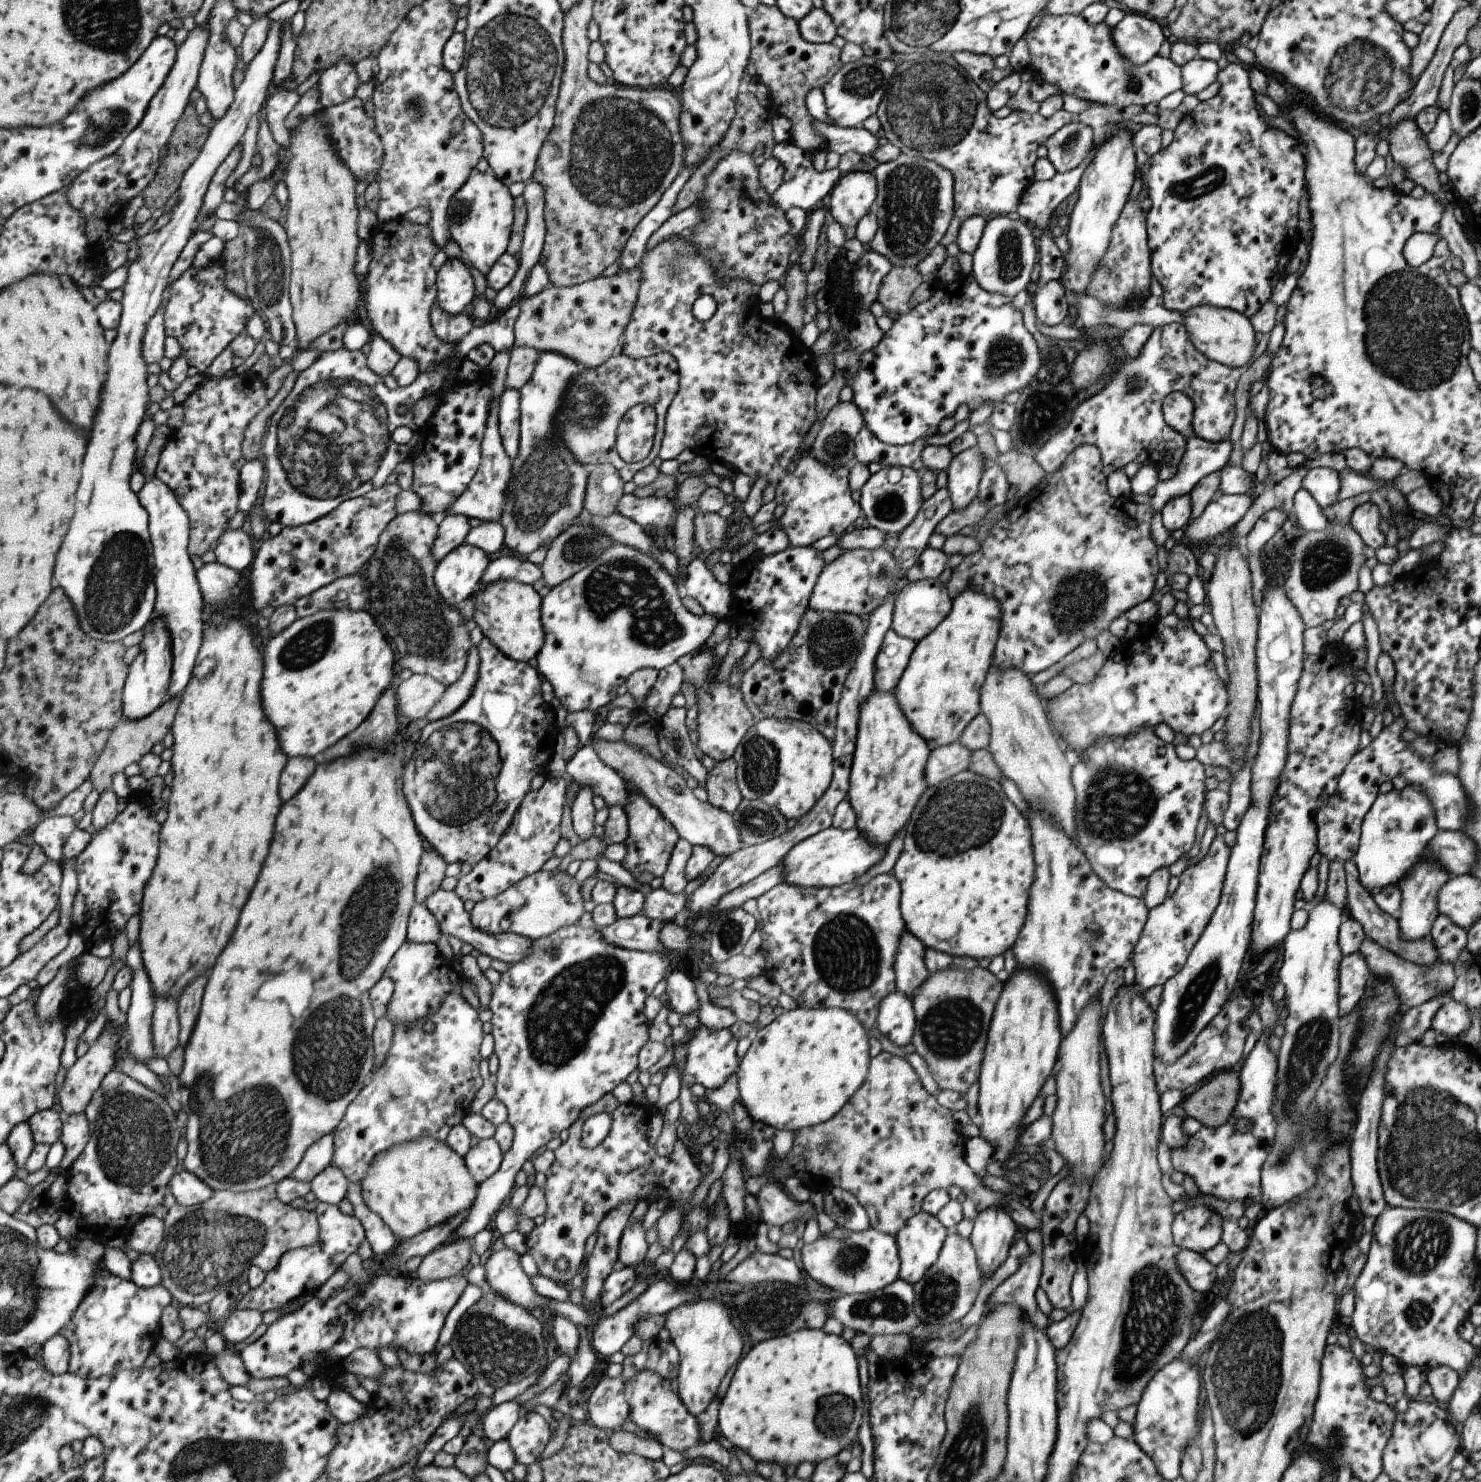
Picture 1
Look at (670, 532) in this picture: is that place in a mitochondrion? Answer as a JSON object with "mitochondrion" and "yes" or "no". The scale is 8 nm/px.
{"mitochondrion":"no"}

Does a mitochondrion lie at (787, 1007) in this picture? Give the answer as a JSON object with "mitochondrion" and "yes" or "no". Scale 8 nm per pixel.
{"mitochondrion":"no"}

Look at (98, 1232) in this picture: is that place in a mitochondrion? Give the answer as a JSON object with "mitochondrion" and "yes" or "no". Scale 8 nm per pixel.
{"mitochondrion":"no"}

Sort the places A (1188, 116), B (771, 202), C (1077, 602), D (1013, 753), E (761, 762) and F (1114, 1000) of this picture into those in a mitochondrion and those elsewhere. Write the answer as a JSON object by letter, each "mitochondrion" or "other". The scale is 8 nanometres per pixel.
{"A":"other","B":"other","C":"mitochondrion","D":"other","E":"mitochondrion","F":"other"}

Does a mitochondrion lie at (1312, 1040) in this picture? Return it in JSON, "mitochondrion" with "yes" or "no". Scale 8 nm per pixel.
{"mitochondrion":"yes"}

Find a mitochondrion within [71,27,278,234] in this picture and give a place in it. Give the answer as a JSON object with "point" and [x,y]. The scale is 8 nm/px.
{"point":[103,128]}

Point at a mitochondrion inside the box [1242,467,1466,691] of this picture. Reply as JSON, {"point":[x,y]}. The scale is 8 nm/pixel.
{"point":[1323,563]}

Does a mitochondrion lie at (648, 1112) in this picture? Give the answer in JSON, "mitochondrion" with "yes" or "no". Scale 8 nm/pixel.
{"mitochondrion":"no"}

